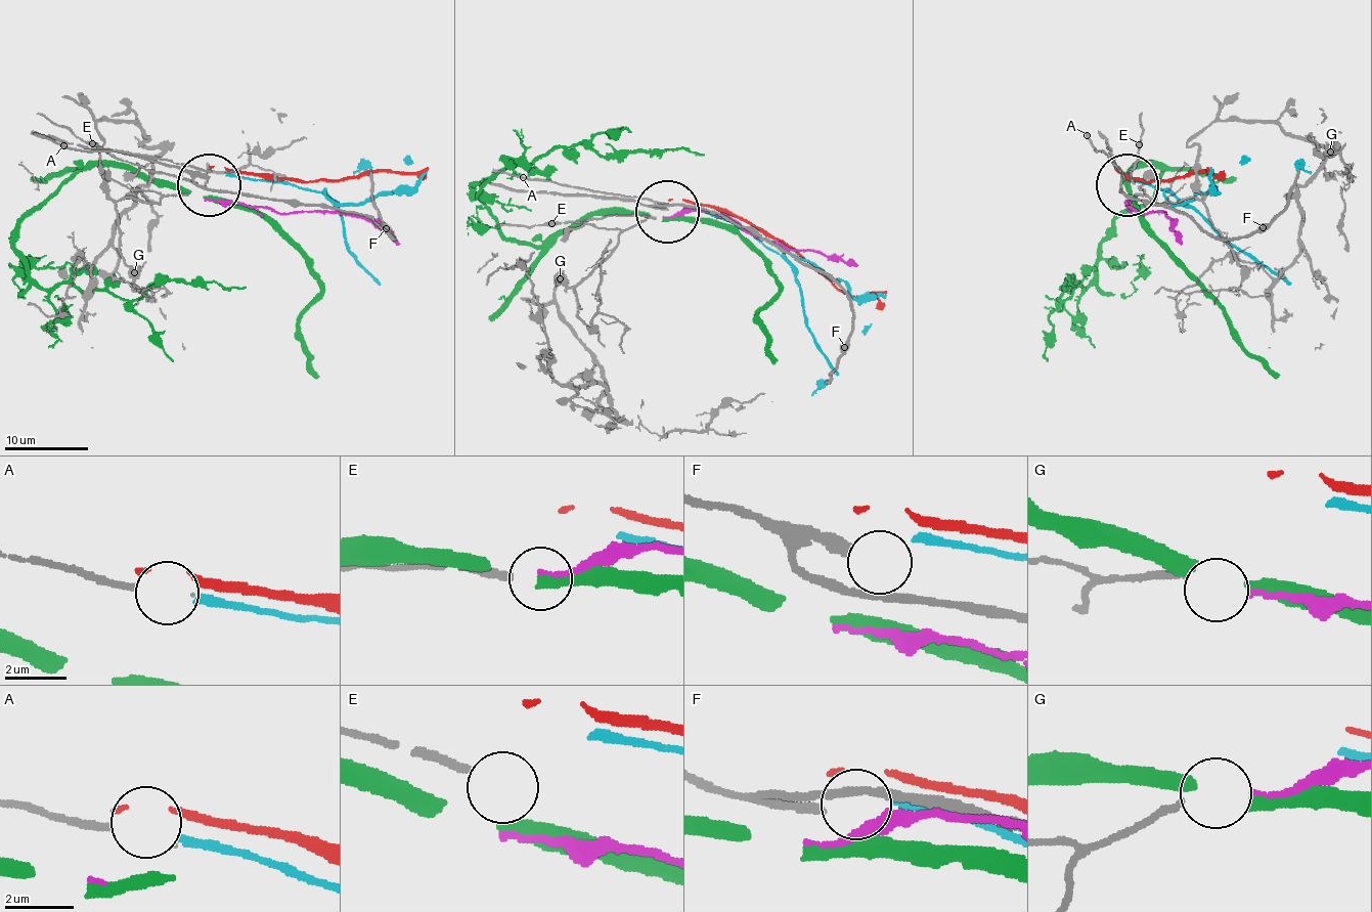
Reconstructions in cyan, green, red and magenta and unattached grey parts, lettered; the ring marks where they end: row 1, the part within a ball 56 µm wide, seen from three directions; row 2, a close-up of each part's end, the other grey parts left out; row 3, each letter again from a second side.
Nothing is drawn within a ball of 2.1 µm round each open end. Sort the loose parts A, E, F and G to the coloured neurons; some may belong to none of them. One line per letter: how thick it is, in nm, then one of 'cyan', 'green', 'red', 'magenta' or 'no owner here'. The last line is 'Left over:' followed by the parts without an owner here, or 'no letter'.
A: 200 nm thick; cyan
E: 240 nm thick; no owner here
F: 300 nm thick; no owner here
G: 220 nm thick; magenta
Left over: E, F

